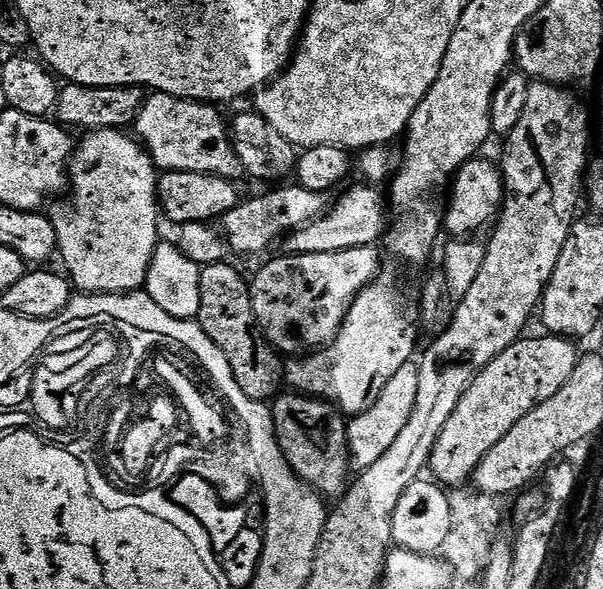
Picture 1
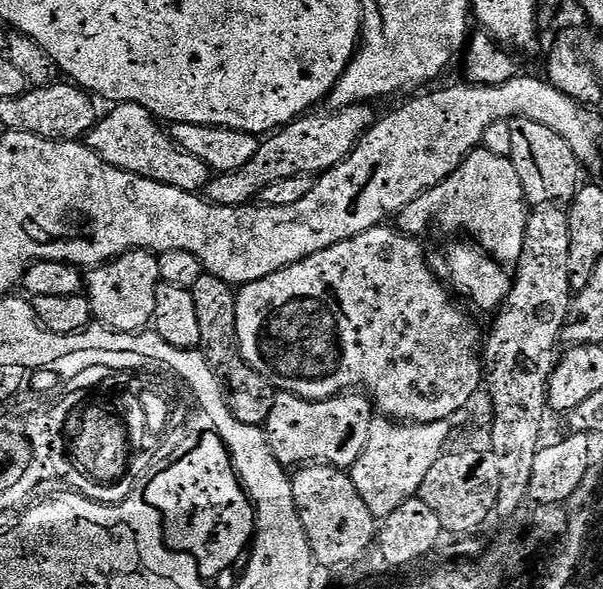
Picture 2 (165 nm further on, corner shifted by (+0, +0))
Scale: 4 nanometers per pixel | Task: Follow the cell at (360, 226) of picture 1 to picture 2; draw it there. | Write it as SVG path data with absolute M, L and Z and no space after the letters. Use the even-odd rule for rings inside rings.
M483 146L472 149L462 163L443 180L442 183L428 188L423 194L412 199L406 207L397 213L397 229L405 235L418 236L430 227L436 219L439 226L446 232L462 232L476 239L475 243L496 263L510 266L521 256L525 240L525 228L528 225L530 208L527 196L518 174L515 161L509 157L492 154Z

